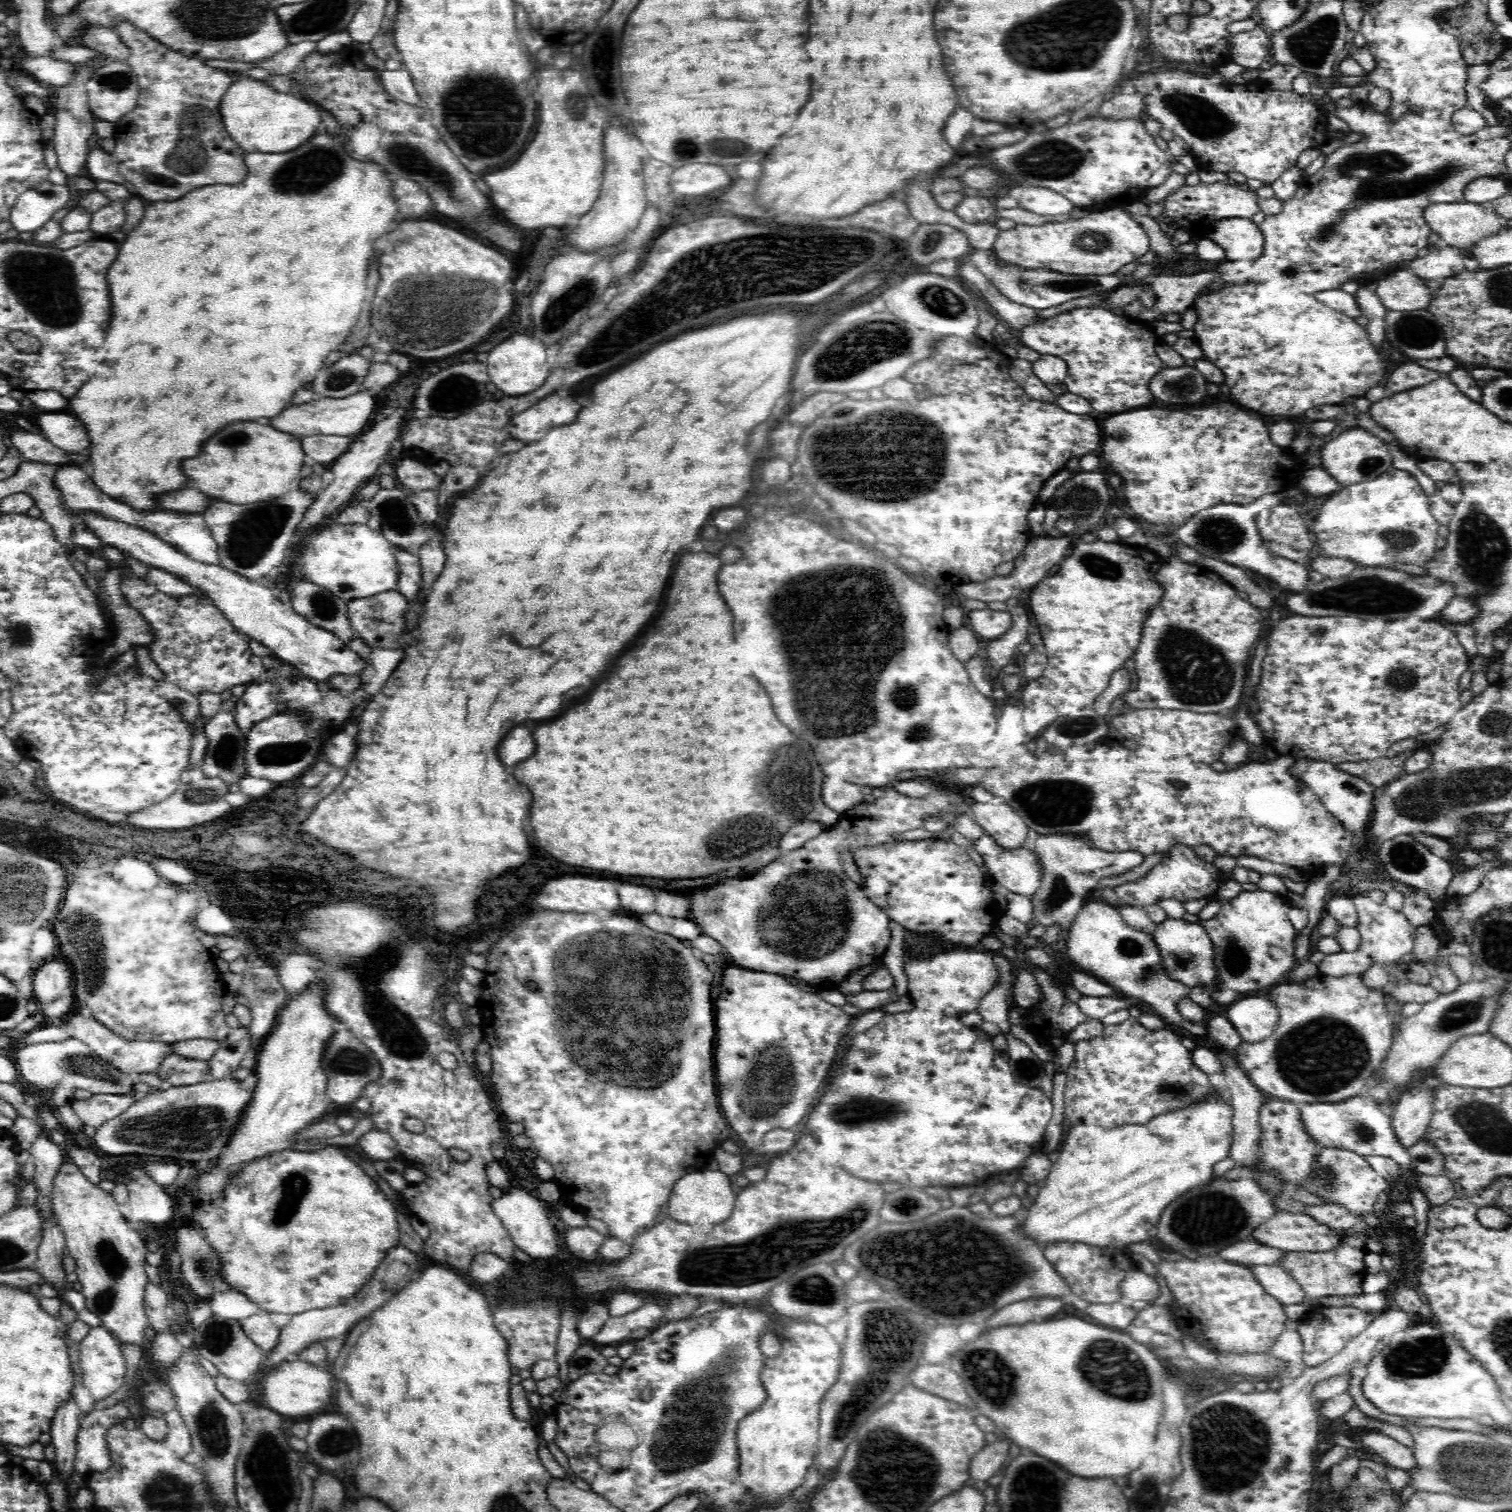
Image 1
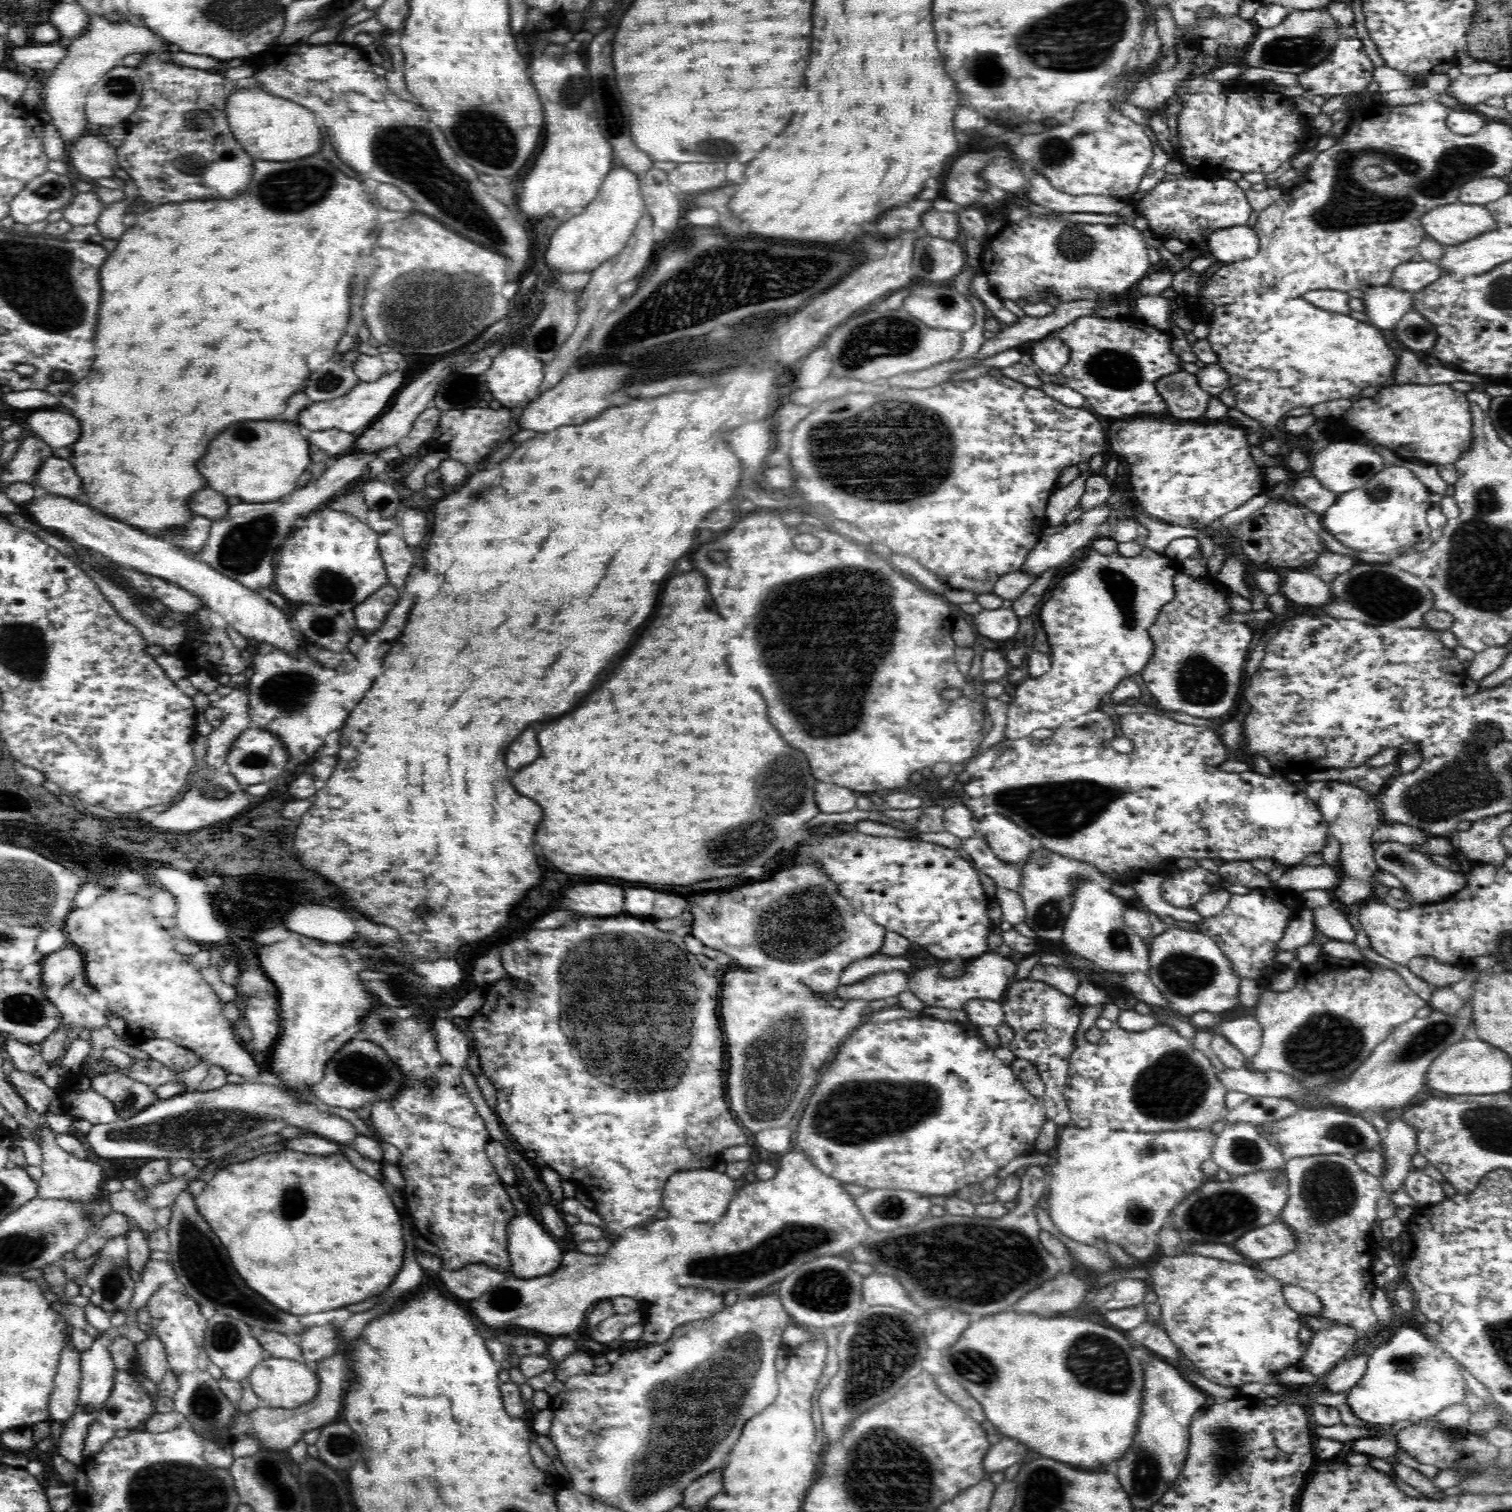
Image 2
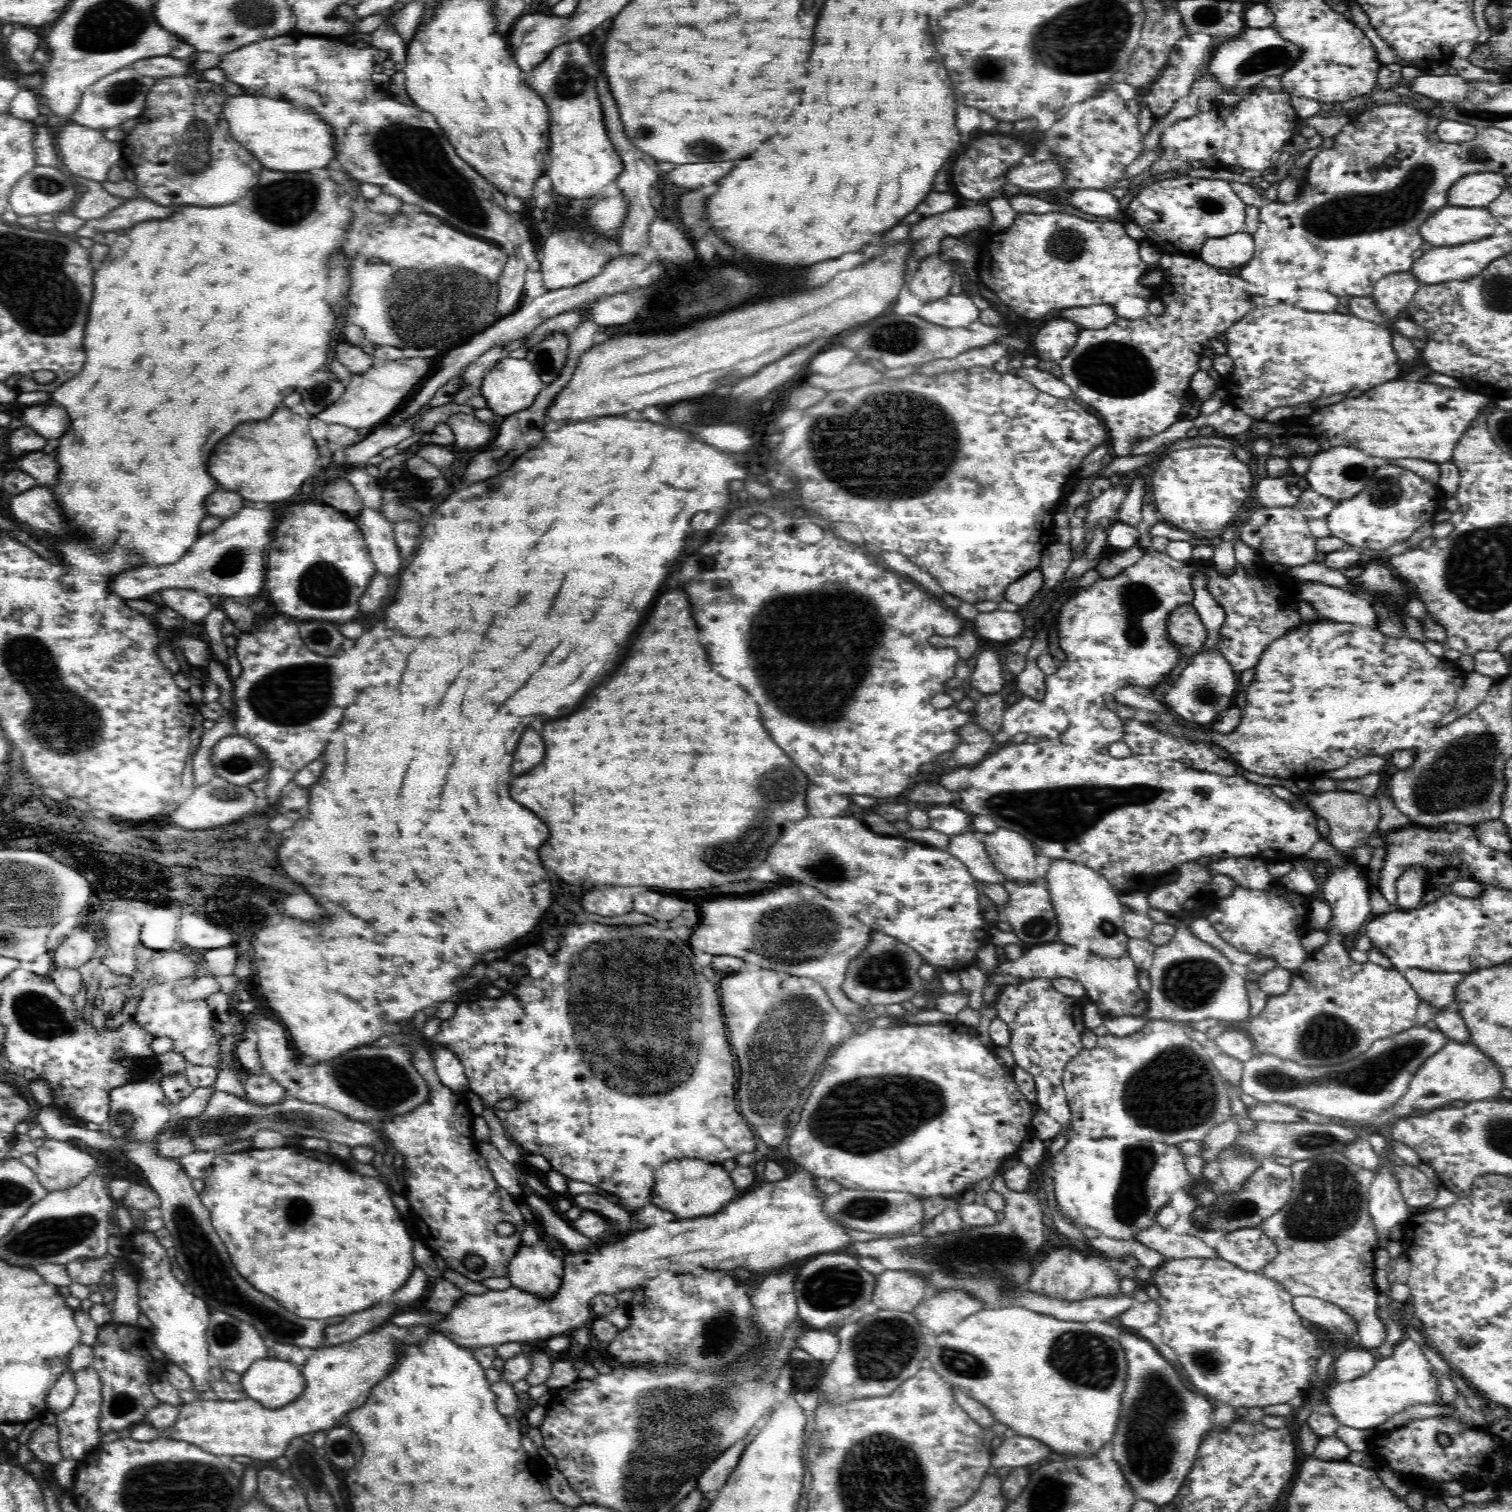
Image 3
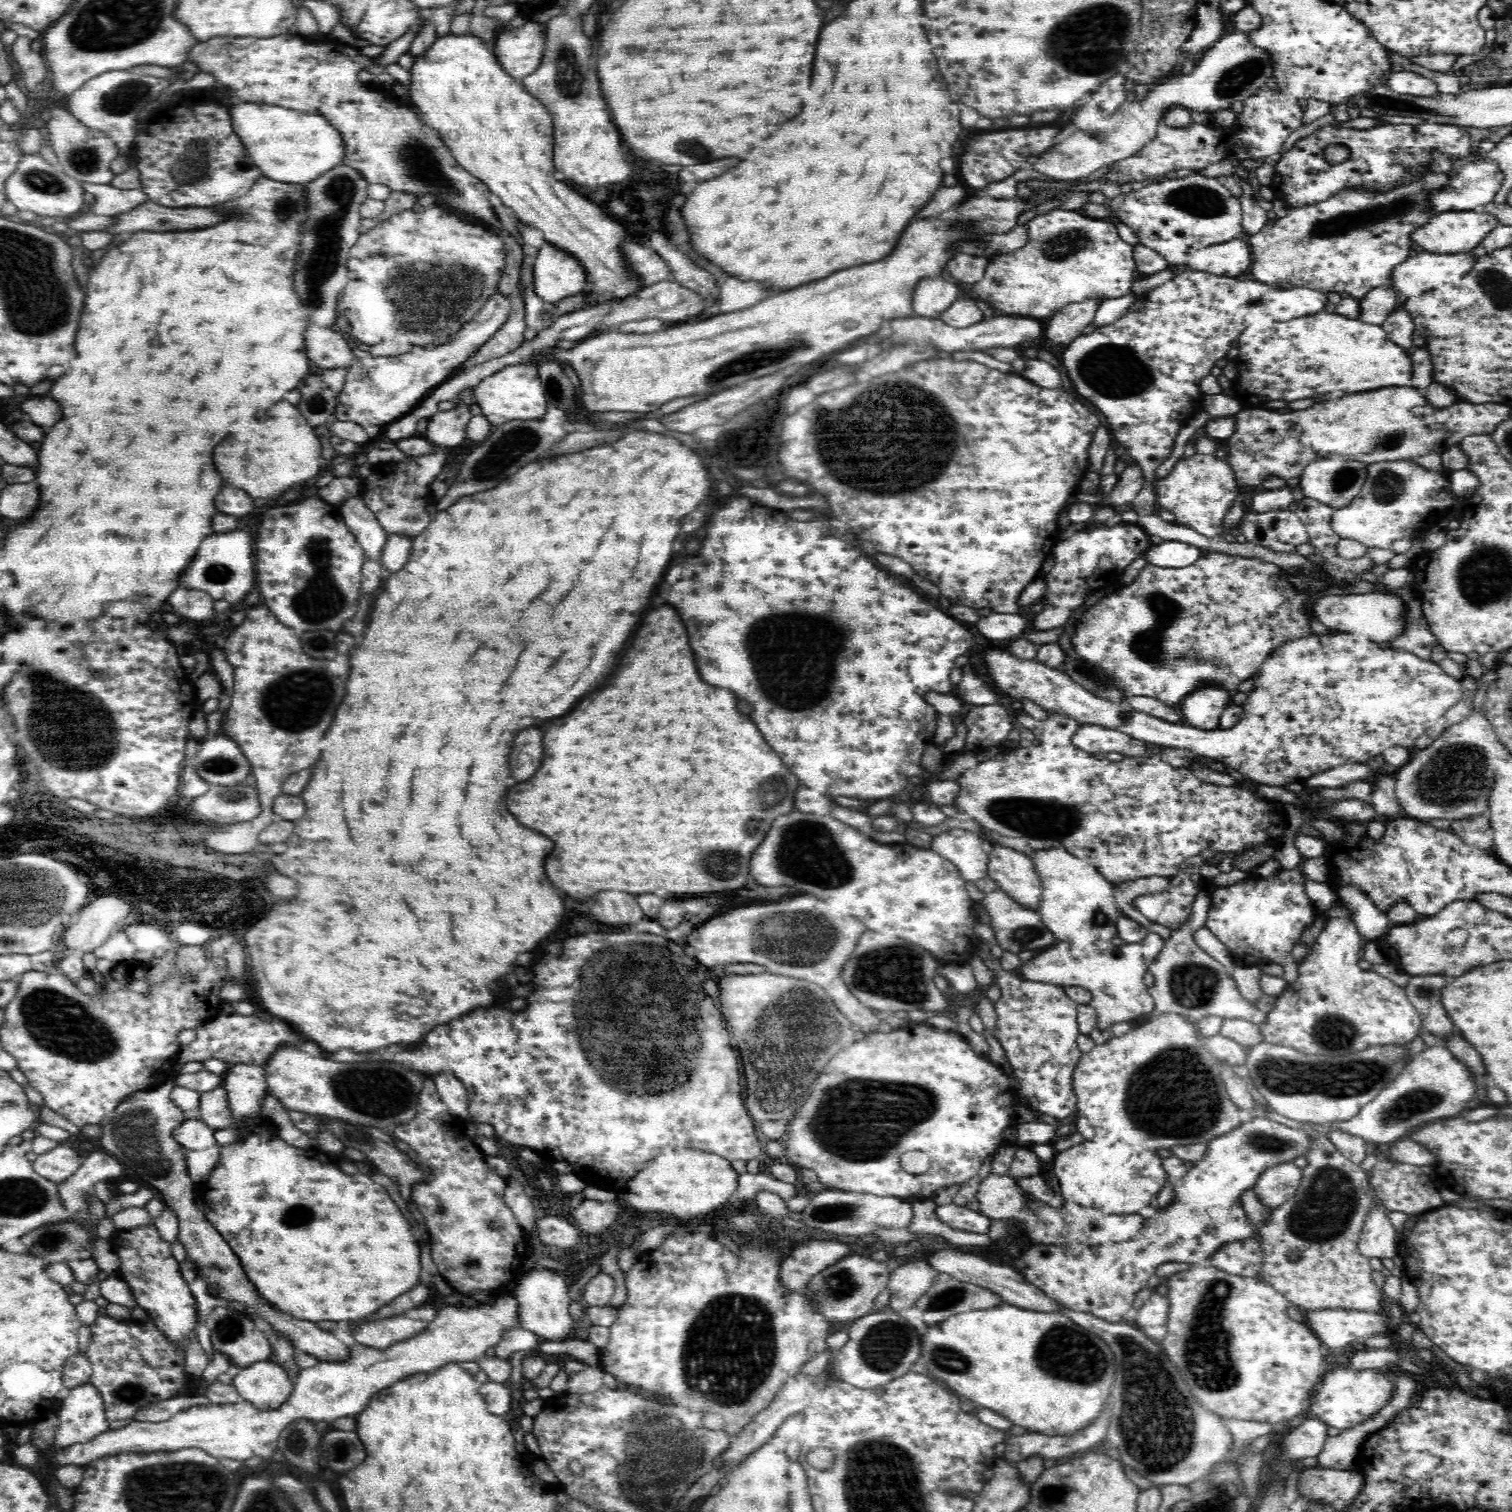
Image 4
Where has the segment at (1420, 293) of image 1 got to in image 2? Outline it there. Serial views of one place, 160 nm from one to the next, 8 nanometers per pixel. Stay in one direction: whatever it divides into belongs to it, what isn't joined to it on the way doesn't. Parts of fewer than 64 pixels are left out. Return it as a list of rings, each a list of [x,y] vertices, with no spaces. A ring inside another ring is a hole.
[[[1390,284],[1367,290],[1363,299],[1369,322],[1380,329],[1394,328],[1405,314],[1414,311],[1414,293]]]

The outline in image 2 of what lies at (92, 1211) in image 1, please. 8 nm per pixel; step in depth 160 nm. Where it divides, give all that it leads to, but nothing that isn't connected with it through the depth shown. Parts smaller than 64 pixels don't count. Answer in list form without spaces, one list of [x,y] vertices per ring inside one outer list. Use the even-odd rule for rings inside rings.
[[[42,1121],[39,1129],[40,1148],[43,1155],[41,1162],[43,1174],[38,1182],[37,1197],[44,1199],[64,1198],[70,1202],[81,1202],[81,1204],[90,1204],[92,1200],[98,1200],[101,1192],[102,1168],[88,1159],[78,1159],[58,1146],[56,1135],[52,1133],[52,1129],[44,1121]],[[126,1235],[109,1238],[102,1248],[98,1249],[97,1254],[101,1258],[95,1265],[89,1268],[84,1275],[86,1286],[90,1286],[93,1294],[89,1297],[90,1303],[99,1306],[106,1312],[125,1312],[129,1308],[130,1300],[136,1288],[136,1281],[130,1275],[130,1265],[128,1264],[128,1238]]]

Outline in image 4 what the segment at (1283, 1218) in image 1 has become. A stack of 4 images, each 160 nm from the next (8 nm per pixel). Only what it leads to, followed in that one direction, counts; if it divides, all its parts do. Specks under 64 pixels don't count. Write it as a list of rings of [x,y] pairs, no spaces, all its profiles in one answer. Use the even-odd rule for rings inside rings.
[[[1258,1237],[1246,1241],[1232,1241],[1221,1246],[1206,1264],[1226,1273],[1243,1277],[1257,1277],[1262,1270],[1263,1252]]]

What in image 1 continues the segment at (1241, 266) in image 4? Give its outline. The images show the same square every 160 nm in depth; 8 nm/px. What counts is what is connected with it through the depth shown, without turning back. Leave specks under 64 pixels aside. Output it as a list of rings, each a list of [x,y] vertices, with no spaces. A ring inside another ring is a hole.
[[[1222,217],[1212,223],[1212,229],[1208,232],[1208,238],[1220,245],[1226,253],[1226,260],[1252,261],[1262,256],[1265,246],[1264,235],[1260,227],[1251,219],[1244,217]]]

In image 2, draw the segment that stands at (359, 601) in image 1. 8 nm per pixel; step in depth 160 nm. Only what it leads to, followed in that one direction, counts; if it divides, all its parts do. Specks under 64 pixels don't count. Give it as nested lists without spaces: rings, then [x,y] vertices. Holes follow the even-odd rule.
[[[386,584],[354,607],[350,617],[357,632],[376,632],[382,628],[390,610],[398,604],[398,590],[395,586]]]

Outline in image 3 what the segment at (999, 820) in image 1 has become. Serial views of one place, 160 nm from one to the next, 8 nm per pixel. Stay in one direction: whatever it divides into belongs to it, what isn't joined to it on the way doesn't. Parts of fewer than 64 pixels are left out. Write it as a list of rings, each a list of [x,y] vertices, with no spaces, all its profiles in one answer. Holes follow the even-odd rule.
[[[1004,827],[990,833],[976,830],[971,833],[974,838],[982,840],[993,866],[1006,880],[1019,884],[1039,882],[1035,846],[1026,837]]]

